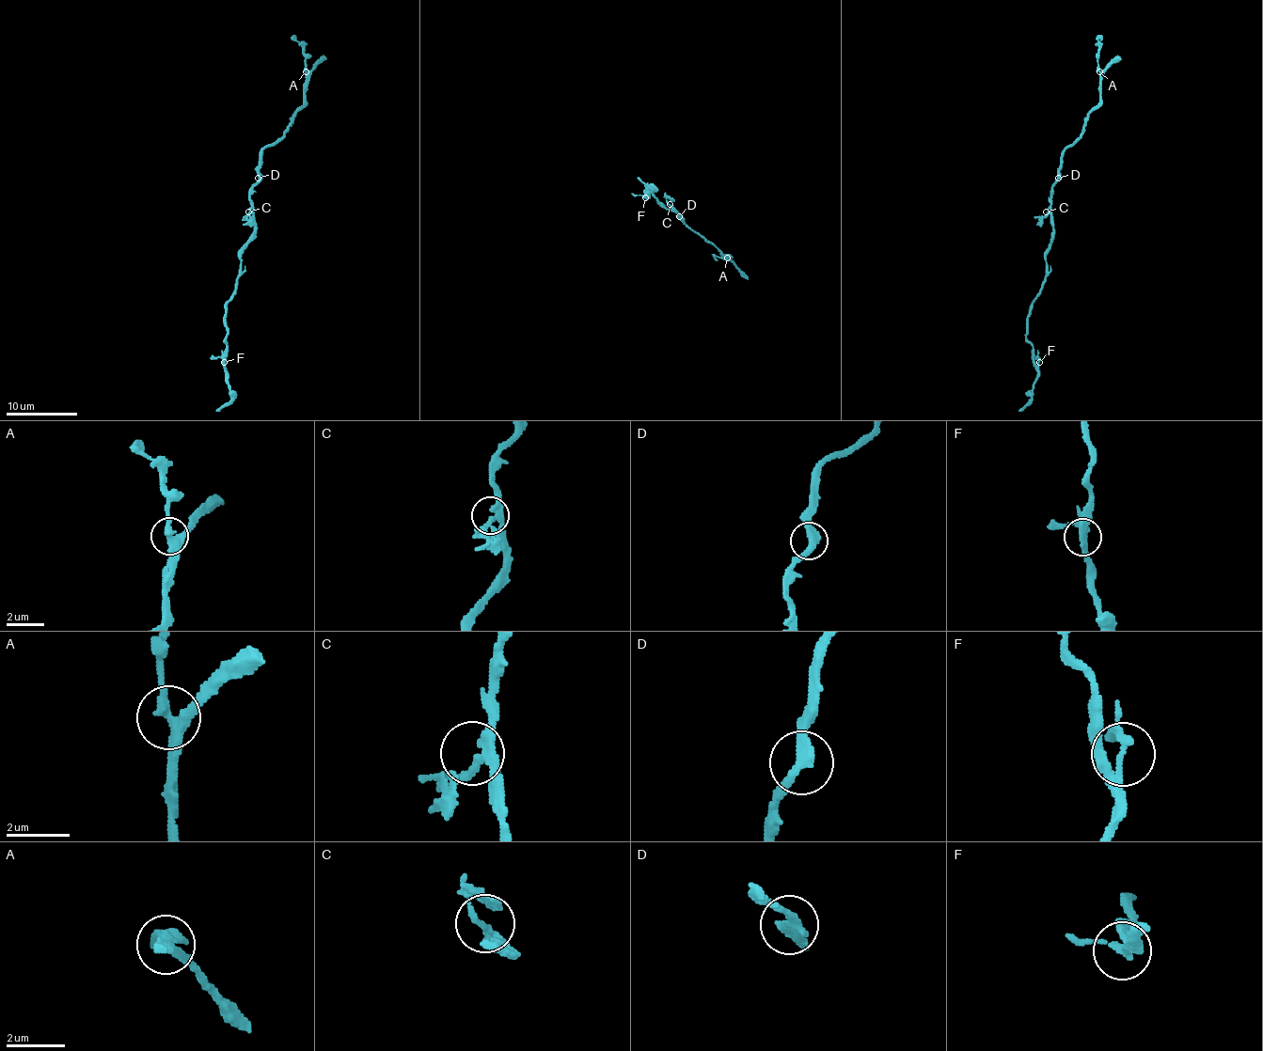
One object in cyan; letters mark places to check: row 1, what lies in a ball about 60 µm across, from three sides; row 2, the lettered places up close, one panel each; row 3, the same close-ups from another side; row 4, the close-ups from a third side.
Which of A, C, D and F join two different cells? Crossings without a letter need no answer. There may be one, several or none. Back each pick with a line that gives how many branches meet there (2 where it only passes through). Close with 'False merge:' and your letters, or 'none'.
A: 3 branches meet
False merge: A

